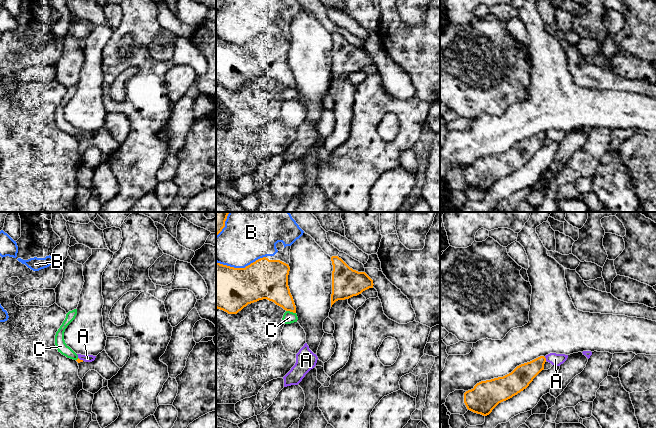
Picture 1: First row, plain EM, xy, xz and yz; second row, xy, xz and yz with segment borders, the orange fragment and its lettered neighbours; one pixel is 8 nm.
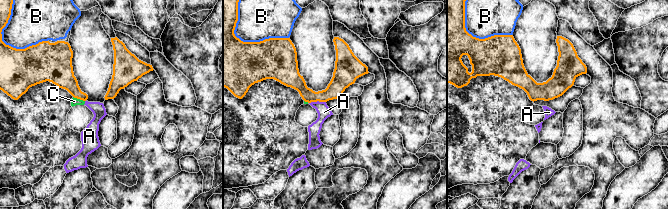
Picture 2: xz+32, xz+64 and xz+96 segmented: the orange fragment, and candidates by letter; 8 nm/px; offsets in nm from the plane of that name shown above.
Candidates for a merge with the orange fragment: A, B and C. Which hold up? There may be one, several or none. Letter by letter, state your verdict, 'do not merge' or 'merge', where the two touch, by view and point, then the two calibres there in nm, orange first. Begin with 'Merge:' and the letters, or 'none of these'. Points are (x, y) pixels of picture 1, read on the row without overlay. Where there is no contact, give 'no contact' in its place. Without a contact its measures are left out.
Merge: none of these
A: do not merge; contact yz (545, 135); calibres 170 and 100 nm
B: do not merge; contact xz (240, 44); calibres 360 and 360 nm
C: do not merge; contact xz (291, 87); calibres 240 and 100 nm

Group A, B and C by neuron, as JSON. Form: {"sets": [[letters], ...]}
{"sets": [["A", "C"], ["B"]]}

